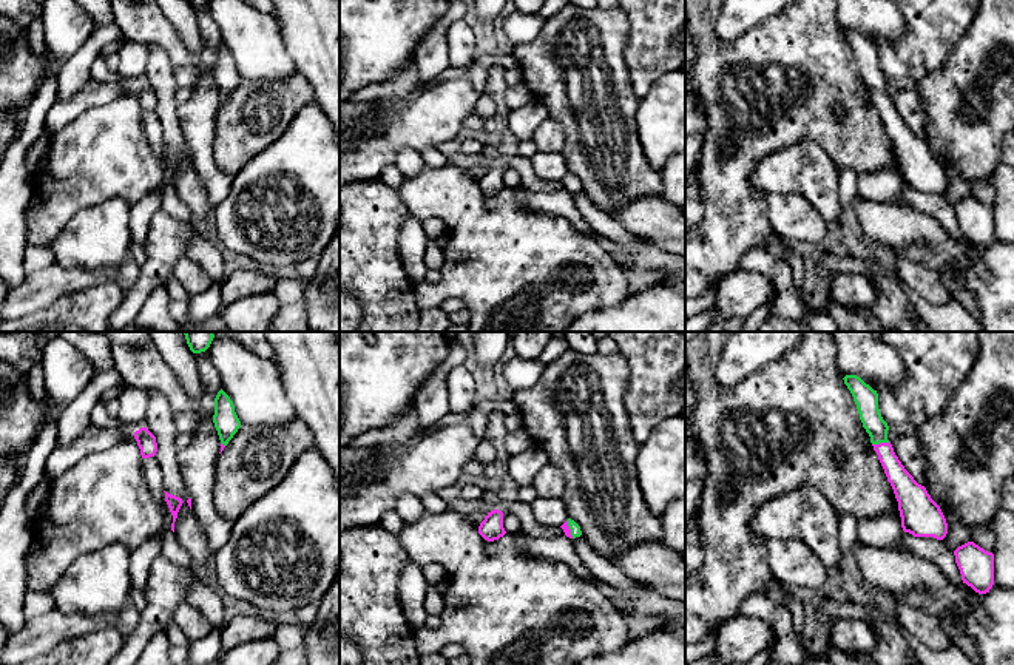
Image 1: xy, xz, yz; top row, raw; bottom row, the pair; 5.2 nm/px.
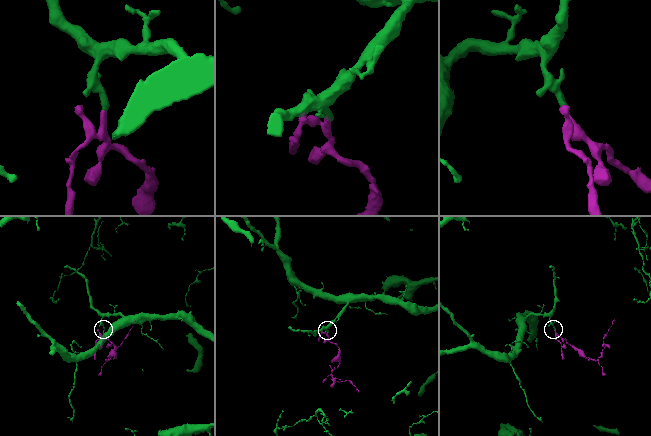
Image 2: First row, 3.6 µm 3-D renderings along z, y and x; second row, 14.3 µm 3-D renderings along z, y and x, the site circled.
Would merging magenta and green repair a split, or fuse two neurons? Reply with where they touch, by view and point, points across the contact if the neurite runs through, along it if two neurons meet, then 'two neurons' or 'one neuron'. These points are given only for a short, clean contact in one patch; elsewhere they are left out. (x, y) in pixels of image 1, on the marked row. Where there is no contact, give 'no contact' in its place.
meets magenta in yz at (880, 443); runs through yz (902, 482), (880, 443), (866, 398); one neuron

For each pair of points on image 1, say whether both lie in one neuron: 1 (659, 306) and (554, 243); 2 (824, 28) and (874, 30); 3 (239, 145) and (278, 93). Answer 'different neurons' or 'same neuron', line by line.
1: different neurons
2: different neurons
3: same neuron

